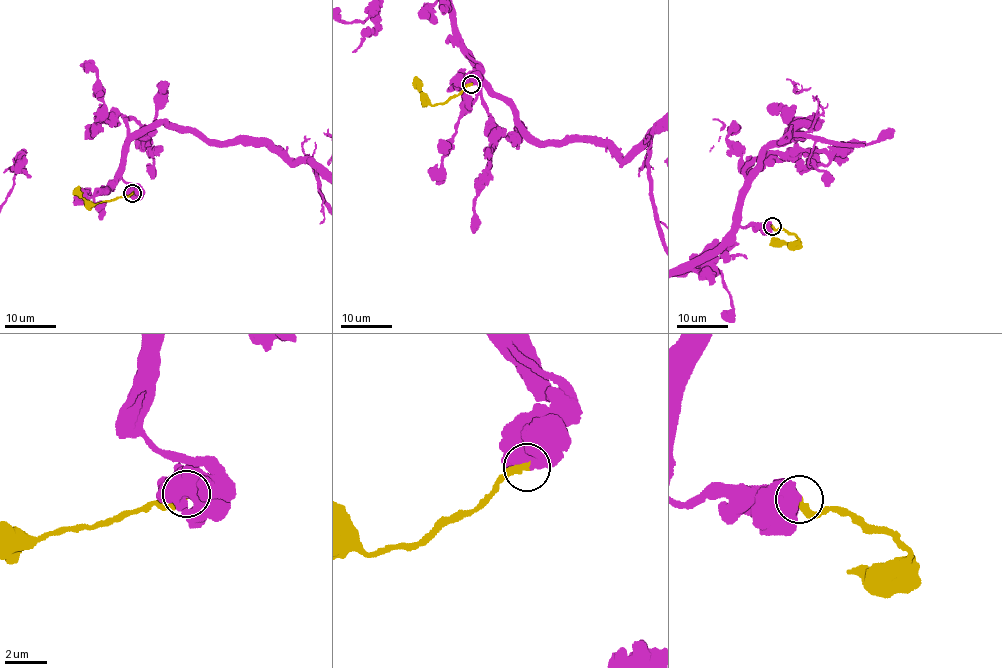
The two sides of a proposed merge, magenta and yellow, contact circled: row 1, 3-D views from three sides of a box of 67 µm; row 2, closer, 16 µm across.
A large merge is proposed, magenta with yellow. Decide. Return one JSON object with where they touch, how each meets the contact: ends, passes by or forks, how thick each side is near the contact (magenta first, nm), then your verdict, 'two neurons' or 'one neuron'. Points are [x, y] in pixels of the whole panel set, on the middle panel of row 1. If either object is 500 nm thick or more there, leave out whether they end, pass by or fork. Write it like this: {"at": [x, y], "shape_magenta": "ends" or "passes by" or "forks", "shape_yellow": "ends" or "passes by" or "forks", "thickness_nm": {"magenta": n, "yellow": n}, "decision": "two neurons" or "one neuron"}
{"at": [471, 84], "thickness_nm": {"magenta": 800, "yellow": 360}, "decision": "one neuron"}

